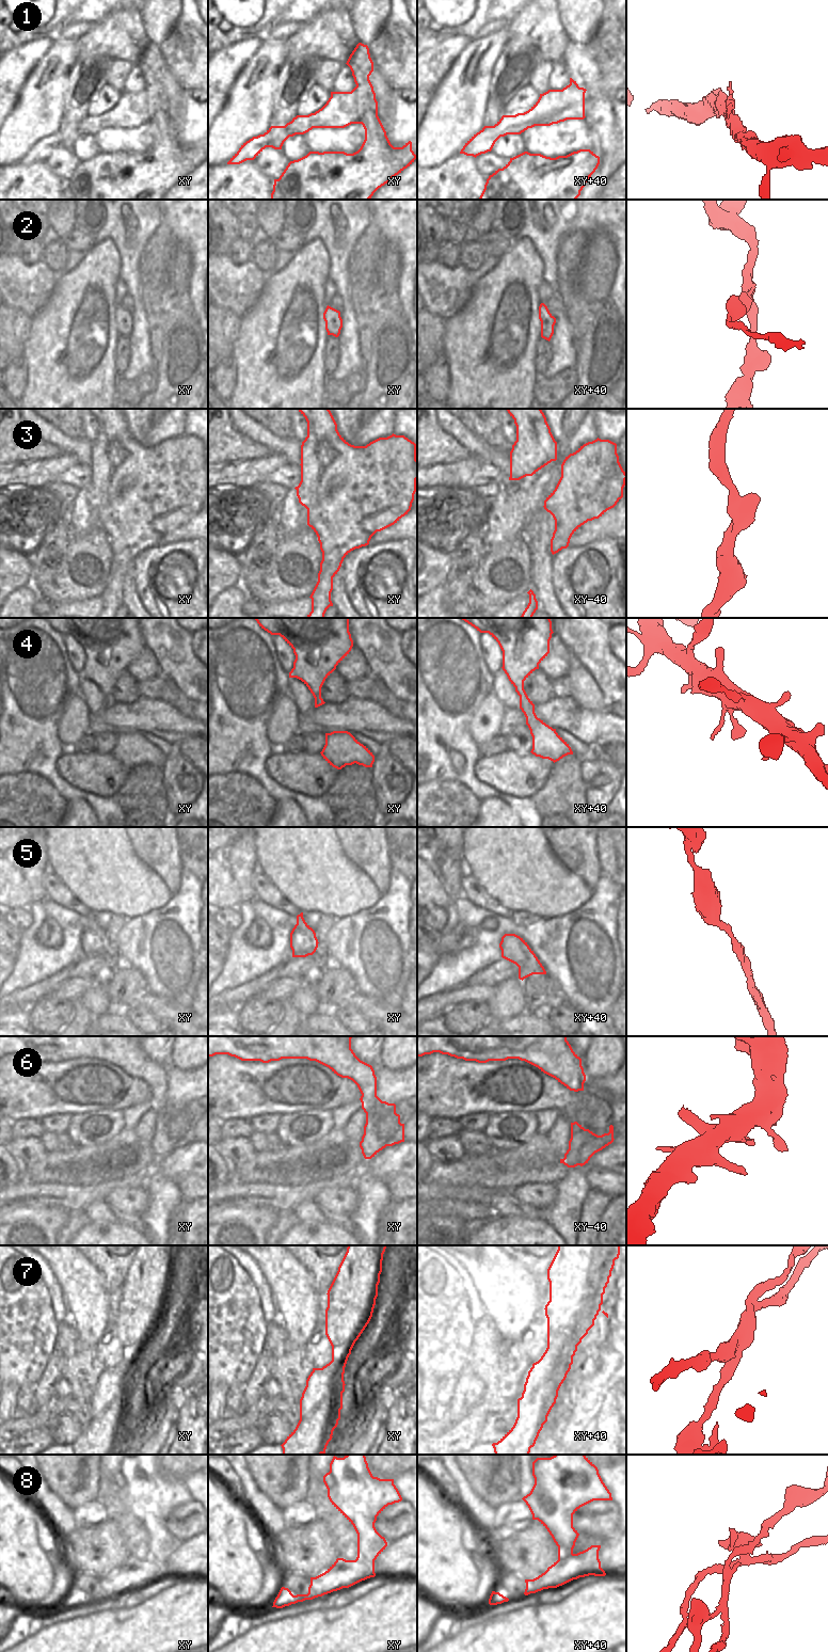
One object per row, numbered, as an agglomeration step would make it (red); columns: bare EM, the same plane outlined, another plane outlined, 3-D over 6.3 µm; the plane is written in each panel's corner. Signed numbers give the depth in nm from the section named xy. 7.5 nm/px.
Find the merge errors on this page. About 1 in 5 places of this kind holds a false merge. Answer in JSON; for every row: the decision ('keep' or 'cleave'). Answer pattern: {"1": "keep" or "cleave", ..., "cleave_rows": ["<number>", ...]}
{"1": "keep", "2": "keep", "3": "keep", "4": "keep", "5": "keep", "6": "keep", "7": "cleave", "8": "cleave", "cleave_rows": ["7", "8"]}

